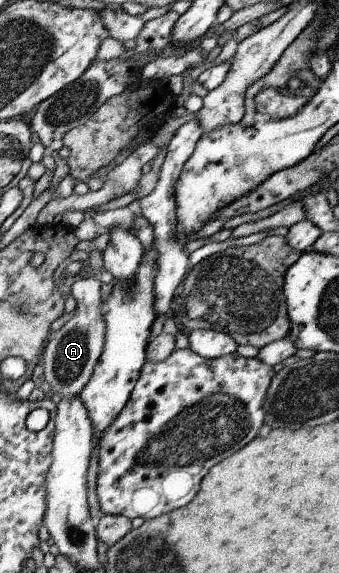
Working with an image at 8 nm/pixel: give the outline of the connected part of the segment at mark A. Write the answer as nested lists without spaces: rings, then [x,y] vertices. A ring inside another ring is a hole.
[[[93,250],[88,253],[88,266],[92,277],[80,278],[70,293],[75,299],[76,308],[73,316],[52,337],[44,349],[43,371],[45,388],[59,393],[62,398],[70,398],[80,393],[83,386],[91,379],[91,374],[104,346],[105,322],[101,311],[101,282],[97,278],[103,269],[102,251]]]

